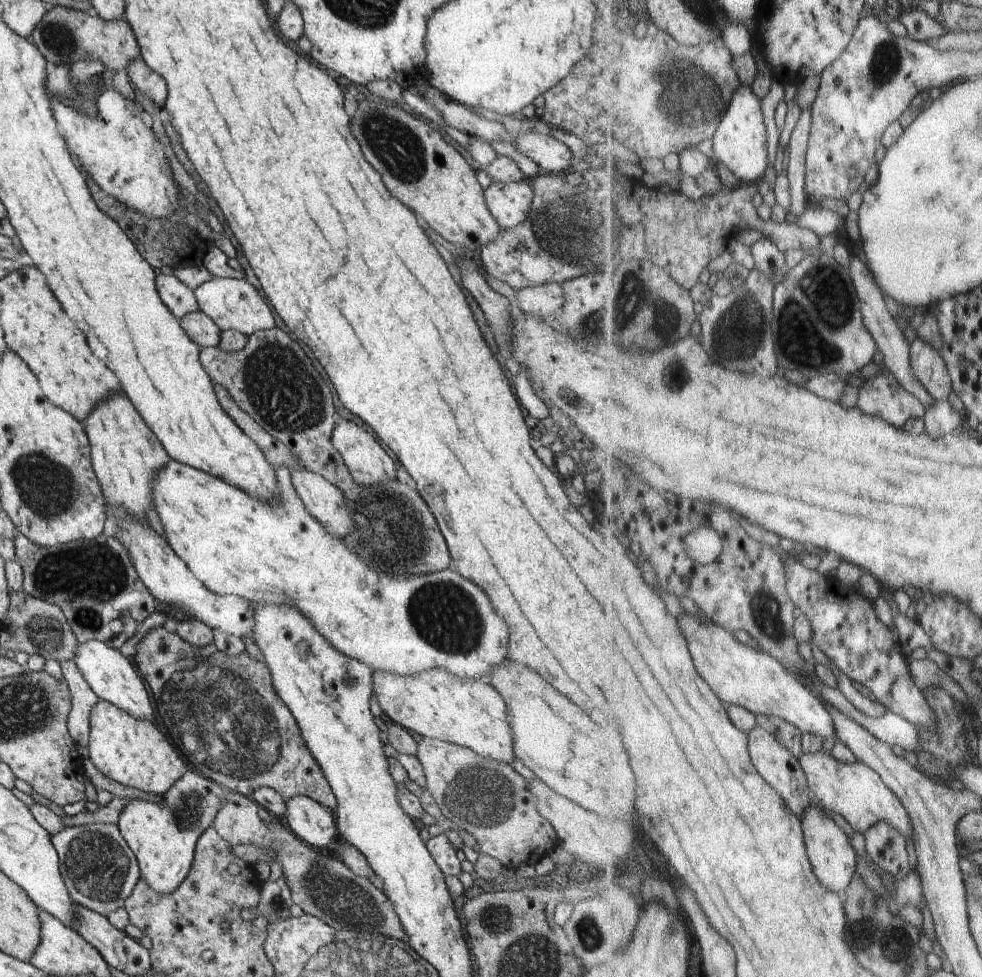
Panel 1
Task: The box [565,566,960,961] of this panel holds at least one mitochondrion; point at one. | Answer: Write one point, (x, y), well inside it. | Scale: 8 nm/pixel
(765, 609)

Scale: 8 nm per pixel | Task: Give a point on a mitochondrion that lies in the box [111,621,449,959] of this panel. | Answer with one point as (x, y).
(225, 716)

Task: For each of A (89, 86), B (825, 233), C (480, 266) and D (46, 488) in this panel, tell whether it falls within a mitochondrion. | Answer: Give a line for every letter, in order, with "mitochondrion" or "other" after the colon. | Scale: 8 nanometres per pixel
A: mitochondrion
B: other
C: other
D: mitochondrion

